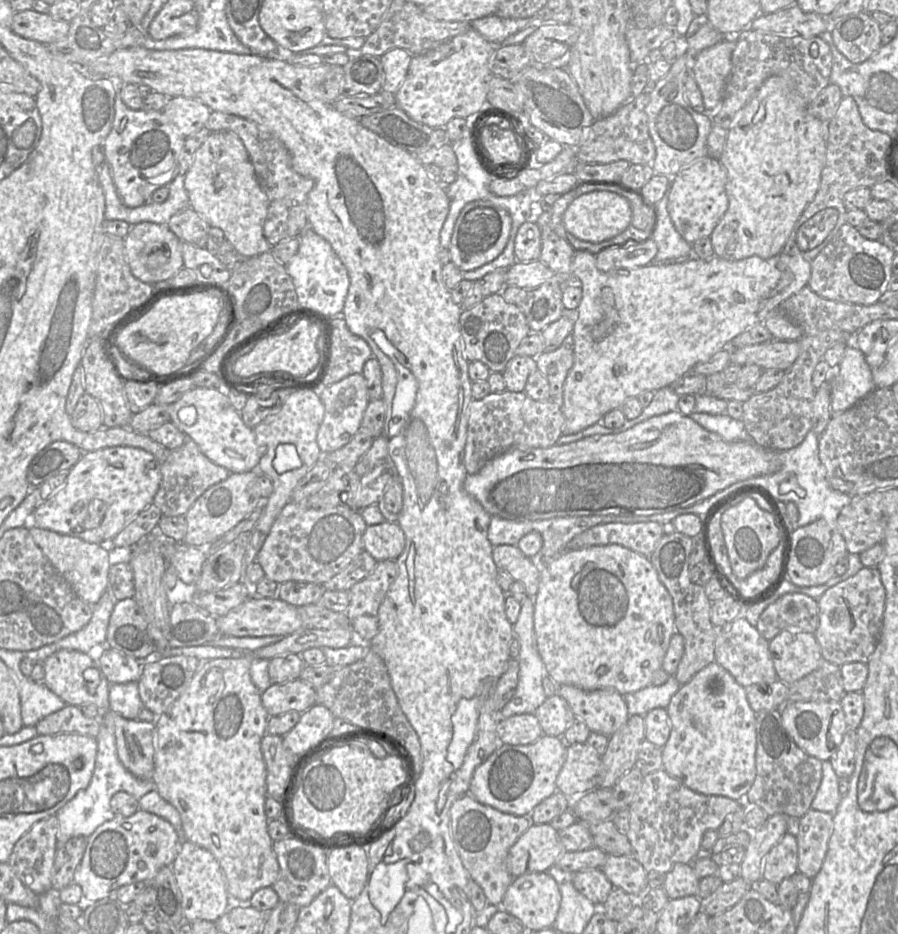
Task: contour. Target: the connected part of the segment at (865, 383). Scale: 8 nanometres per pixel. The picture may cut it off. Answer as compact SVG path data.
M852 344L827 381L831 384L832 414L851 408L876 388L864 354Z

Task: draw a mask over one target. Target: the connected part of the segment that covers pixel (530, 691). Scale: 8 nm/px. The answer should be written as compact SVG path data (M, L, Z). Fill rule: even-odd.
M527 596L521 602L520 615L513 625L513 631L515 637L520 642L520 653L517 658L519 662L518 685L512 699L501 709L499 719L508 718L517 714L534 713L547 699L542 685L542 680L547 674L545 673L545 666L538 651L534 629L534 598Z

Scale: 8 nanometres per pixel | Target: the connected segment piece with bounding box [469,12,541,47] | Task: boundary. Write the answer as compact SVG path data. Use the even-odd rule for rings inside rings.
M538 12L530 18L523 19L500 18L496 15L490 15L469 24L471 28L496 47L501 45L506 38L526 27L535 27L536 30L541 26L538 21Z

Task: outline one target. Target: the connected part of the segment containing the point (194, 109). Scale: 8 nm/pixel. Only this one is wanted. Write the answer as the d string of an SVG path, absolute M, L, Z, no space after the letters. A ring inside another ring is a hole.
M172 97L162 112L182 137L189 137L206 126L211 114L208 106L185 97Z

